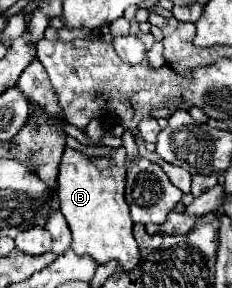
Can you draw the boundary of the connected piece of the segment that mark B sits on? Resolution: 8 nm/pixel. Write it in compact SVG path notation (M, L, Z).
M67 147L63 151L57 175L59 209L65 215L65 221L73 233L71 249L77 255L89 255L97 261L97 265L117 261L119 271L129 271L137 267L141 253L133 237L133 219L129 213L129 205L125 203L127 176L127 169L123 167L123 159L126 159L125 148L117 148L111 159L117 161L117 167L111 167L109 171L99 171L81 151Z

